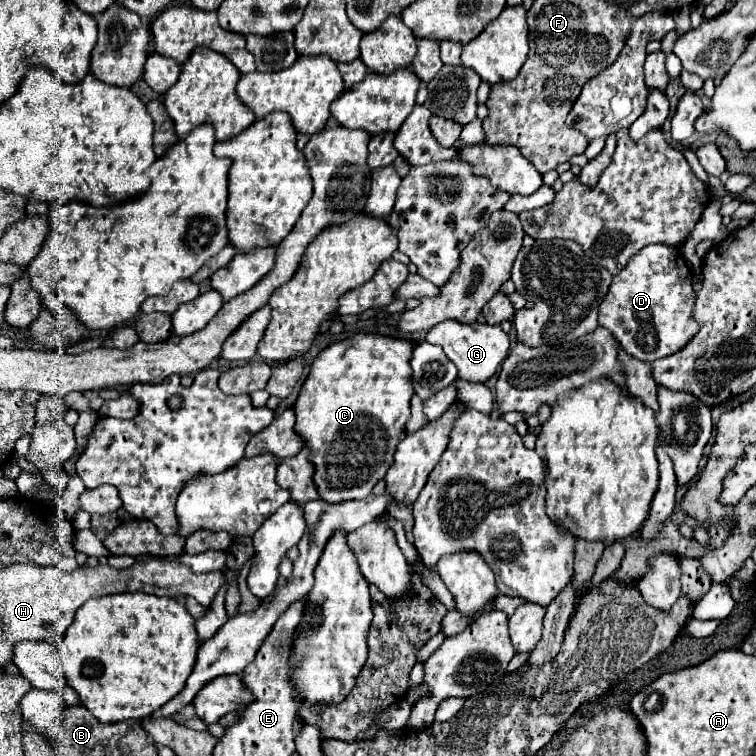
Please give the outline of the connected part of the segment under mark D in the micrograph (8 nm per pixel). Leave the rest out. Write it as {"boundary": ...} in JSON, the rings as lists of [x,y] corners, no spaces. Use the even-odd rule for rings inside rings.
{"boundary":[[[652,244],[632,256],[626,268],[614,276],[608,294],[600,304],[598,324],[608,328],[630,356],[654,362],[680,352],[680,348],[696,336],[700,324],[694,320],[694,302],[692,272],[678,248]]]}

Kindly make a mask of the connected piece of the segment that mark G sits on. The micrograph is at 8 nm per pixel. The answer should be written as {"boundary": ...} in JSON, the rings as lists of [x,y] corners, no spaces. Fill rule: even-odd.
{"boundary":[[[456,320],[440,322],[426,334],[426,342],[440,344],[446,352],[446,356],[456,364],[458,378],[468,382],[480,382],[486,384],[496,372],[500,362],[508,356],[510,350],[510,336],[500,326],[488,326],[488,324],[460,324]]]}

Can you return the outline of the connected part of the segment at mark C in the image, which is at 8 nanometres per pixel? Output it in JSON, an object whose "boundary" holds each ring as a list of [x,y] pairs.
{"boundary":[[[356,334],[322,350],[310,366],[310,374],[302,384],[302,390],[294,404],[294,430],[304,440],[304,446],[310,450],[308,460],[312,460],[314,466],[312,480],[324,502],[340,504],[366,498],[376,482],[386,476],[394,460],[396,446],[404,438],[402,434],[410,418],[410,398],[414,394],[410,382],[412,348],[414,344],[408,340],[396,340],[378,334]]]}

